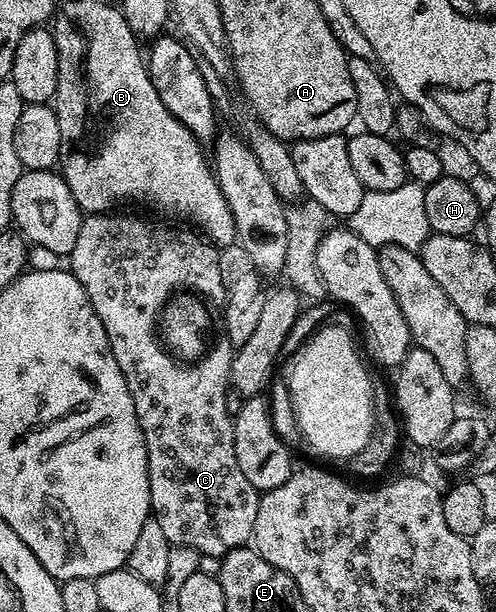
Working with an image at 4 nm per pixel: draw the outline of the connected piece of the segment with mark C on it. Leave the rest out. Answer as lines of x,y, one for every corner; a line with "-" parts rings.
108,211
106,213
93,213
84,216
80,224
77,243
74,244
70,253
69,271
81,283
93,311
97,311
97,319
101,319
101,327
105,327
105,335
109,339
109,347
113,351
113,359
117,359
117,367
121,367
121,375
125,375
125,387
129,387
129,395
133,399
133,411
137,411
137,423
141,427
141,435
145,439
145,451
147,452
147,470
149,471
149,495
151,496
151,517
157,521
158,526
168,540
170,546
193,548
204,558
215,557
222,559
229,551
244,548
252,540
255,531
255,520
257,519
257,507
259,506
260,490
245,479
241,467
237,467
237,451
233,443
233,431
235,422
232,410
227,410
227,393
231,389
231,358
233,348
226,339
212,344
207,352
197,361
184,363
176,359
165,348
159,340
157,322
159,312
167,304
172,295
180,291
194,293
208,302
222,302
225,297
225,281
223,283
223,265
219,262
220,250
212,245
210,241
194,232
183,229
166,229
163,225
154,225
151,221
142,221
139,217
122,217
119,211

